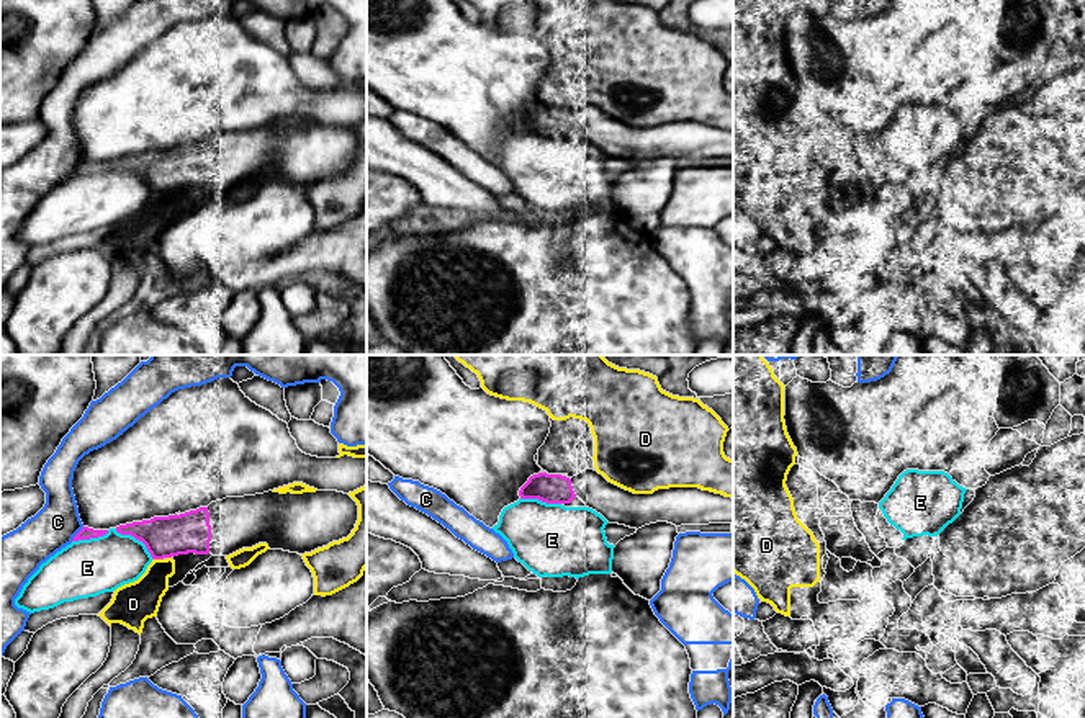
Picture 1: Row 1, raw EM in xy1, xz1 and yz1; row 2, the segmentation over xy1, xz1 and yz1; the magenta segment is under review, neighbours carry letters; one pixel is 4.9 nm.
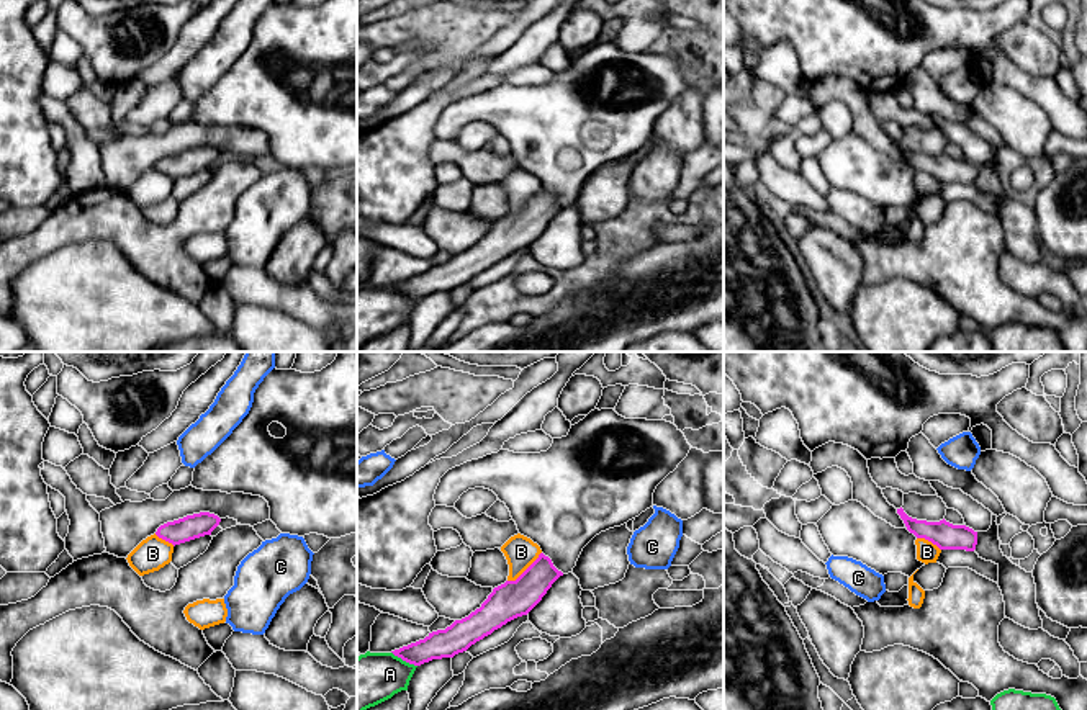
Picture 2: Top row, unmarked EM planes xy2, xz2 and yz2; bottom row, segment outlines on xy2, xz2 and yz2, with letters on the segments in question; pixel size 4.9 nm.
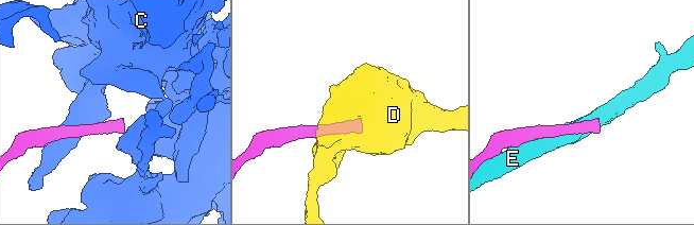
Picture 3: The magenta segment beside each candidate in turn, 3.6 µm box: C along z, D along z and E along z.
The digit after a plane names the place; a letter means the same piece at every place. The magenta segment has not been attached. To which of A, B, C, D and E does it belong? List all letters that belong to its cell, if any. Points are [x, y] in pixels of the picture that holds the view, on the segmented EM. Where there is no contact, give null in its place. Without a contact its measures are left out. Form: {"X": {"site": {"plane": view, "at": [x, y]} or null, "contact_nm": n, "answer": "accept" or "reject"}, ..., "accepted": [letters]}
{"A": {"site": {"plane": "xz2", "at": [405, 660]}, "contact_nm": 150, "answer": "reject"}, "B": {"site": {"plane": "xz2", "at": [526, 570]}, "contact_nm": 220, "answer": "reject"}, "C": {"site": {"plane": "xy1", "at": [77, 534]}, "contact_nm": 100, "answer": "reject"}, "D": {"site": {"plane": "xy1", "at": [157, 558]}, "contact_nm": 60, "answer": "reject"}, "E": {"site": {"plane": "xy1", "at": [136, 538]}, "contact_nm": 240, "answer": "reject"}, "accepted": []}

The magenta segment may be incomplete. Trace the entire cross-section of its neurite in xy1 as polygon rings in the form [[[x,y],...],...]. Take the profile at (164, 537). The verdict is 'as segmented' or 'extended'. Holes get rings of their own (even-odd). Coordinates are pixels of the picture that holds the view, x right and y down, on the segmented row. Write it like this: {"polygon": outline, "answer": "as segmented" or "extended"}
{"polygon": [[[263,492],[226,497],[180,515],[116,527],[142,541],[152,559],[178,554],[229,556],[267,543],[270,550],[311,553],[347,538],[358,520],[357,502],[344,492]]], "answer": "extended"}

